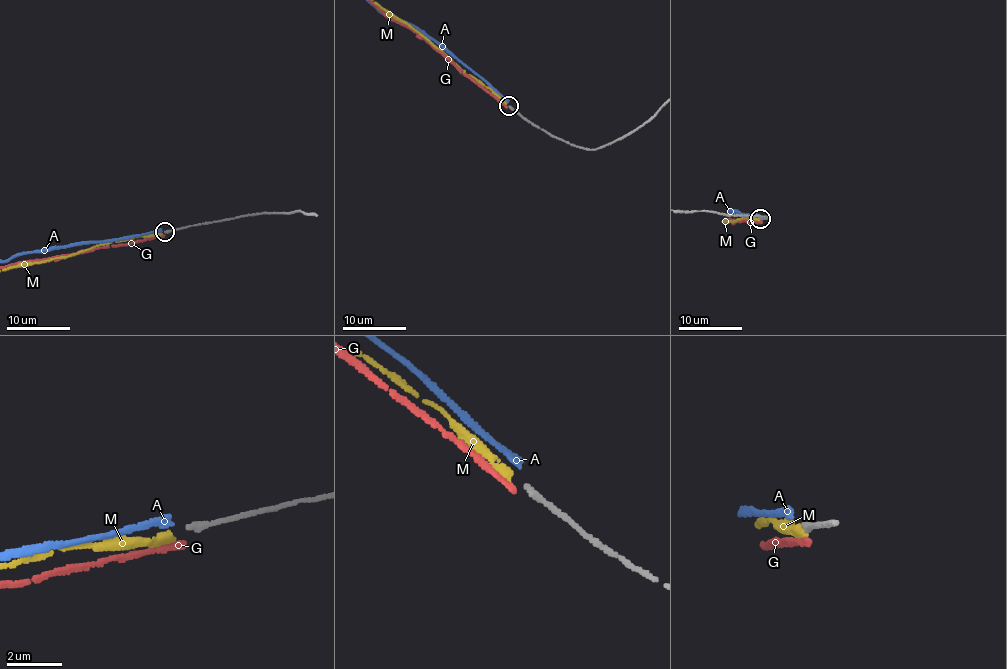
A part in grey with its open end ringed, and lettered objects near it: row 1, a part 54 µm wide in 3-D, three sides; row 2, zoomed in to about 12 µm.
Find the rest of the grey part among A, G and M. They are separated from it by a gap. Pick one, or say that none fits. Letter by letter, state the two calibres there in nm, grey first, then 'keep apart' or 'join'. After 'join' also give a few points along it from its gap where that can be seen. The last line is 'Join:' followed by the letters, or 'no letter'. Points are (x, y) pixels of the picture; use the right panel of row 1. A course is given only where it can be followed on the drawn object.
A: 240 nm thick on the grey side, 200 nm on the other; keep apart
G: 240 nm thick on the grey side, 200 nm on the other; keep apart
M: 240 nm thick on the grey side, 340 nm on the other; join
Join: M

